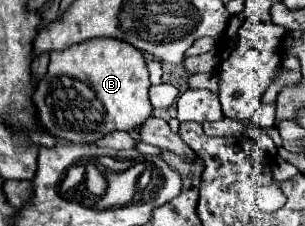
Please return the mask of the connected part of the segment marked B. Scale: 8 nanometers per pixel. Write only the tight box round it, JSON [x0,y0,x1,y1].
[32,39,152,143]

